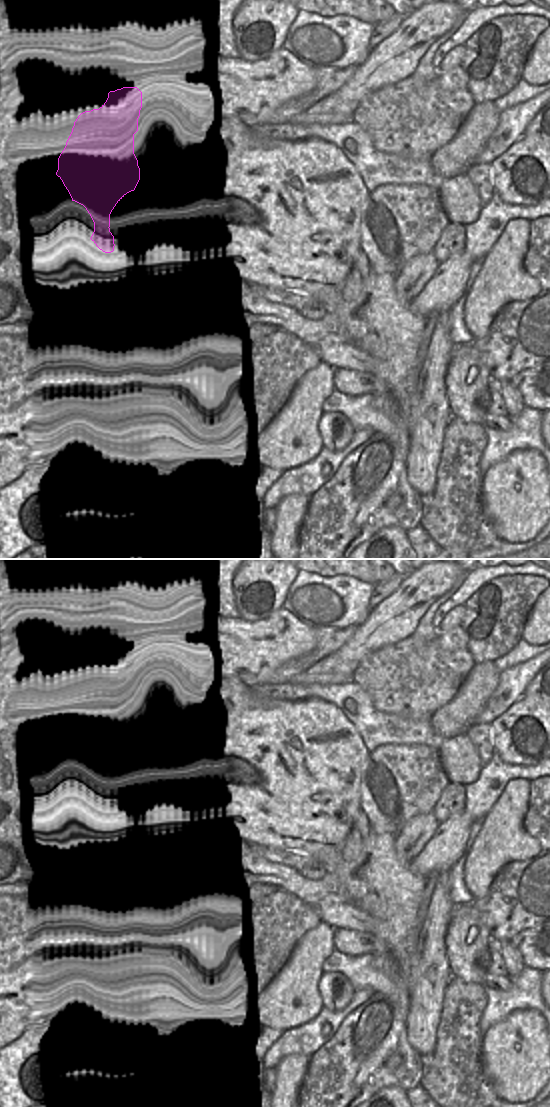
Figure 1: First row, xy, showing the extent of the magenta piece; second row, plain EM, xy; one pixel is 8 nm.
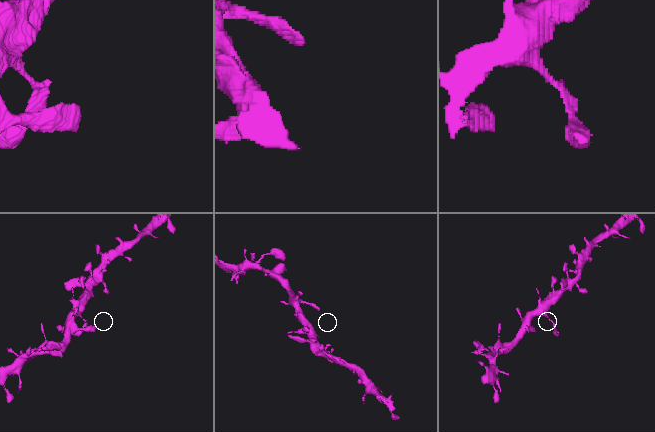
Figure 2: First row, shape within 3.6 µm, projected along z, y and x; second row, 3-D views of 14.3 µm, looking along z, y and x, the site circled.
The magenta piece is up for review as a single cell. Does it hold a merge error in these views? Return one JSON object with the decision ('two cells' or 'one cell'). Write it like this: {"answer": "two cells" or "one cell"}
{"answer": "two cells"}

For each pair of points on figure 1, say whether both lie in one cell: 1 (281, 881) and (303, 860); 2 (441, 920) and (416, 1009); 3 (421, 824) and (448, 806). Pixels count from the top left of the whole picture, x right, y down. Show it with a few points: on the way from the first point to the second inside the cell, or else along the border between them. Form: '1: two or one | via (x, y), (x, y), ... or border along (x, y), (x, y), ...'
1: two | border along (270, 861), (299, 871)
2: one | via (433, 942), (432, 975), (428, 980), (427, 987)
3: two | border along (433, 811), (433, 815), (439, 823)

